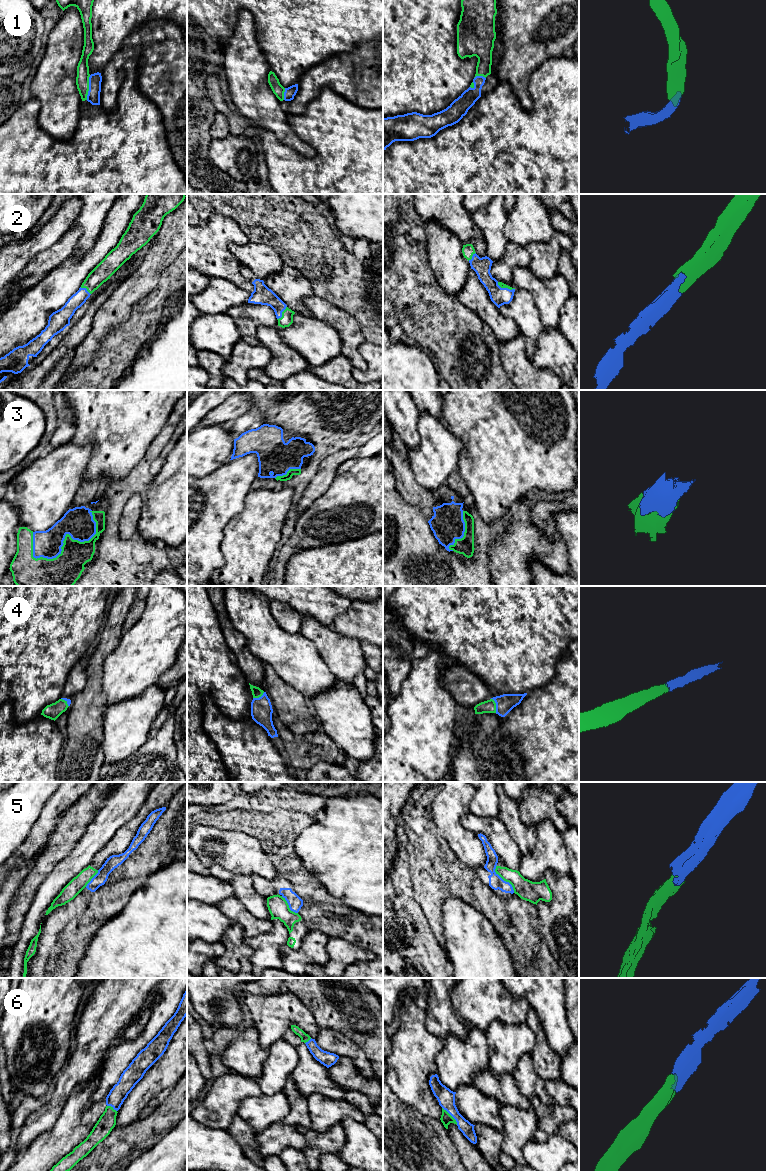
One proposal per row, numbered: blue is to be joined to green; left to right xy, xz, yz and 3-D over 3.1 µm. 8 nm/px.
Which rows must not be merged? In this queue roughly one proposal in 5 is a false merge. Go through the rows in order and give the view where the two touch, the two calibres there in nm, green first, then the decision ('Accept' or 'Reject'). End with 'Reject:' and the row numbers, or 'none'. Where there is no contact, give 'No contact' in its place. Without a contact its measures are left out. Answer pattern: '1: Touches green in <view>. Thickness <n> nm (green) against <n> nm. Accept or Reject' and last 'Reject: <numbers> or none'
1: Touches green in xy. Thickness 110 nm (green) against 100 nm. Accept
2: Touches green in xz. Thickness 100 nm (green) against 150 nm. Accept
3: Touches green in xy. Thickness 240 nm (green) against 240 nm. Accept
4: Touches green in yz. Thickness 110 nm (green) against 150 nm. Accept
5: Touches green in yz. Thickness 160 nm (green) against 110 nm. Reject
6: Touches green in yz. Thickness 90 nm (green) against 140 nm. Accept
Reject: 5

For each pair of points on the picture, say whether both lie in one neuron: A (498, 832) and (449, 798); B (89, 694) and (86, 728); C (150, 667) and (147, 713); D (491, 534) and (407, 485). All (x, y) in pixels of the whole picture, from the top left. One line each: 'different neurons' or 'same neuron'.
A: different neurons
B: same neuron
C: different neurons
D: same neuron

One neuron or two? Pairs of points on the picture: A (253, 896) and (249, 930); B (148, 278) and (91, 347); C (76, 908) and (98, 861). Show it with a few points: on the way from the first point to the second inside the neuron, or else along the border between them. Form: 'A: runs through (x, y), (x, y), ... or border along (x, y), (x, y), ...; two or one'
A: border along (234, 897), (253, 915), (270, 919); two
B: runs through (130, 292), (111, 311), (100, 329); one
C: border along (117, 855), (111, 855), (98, 870); two

